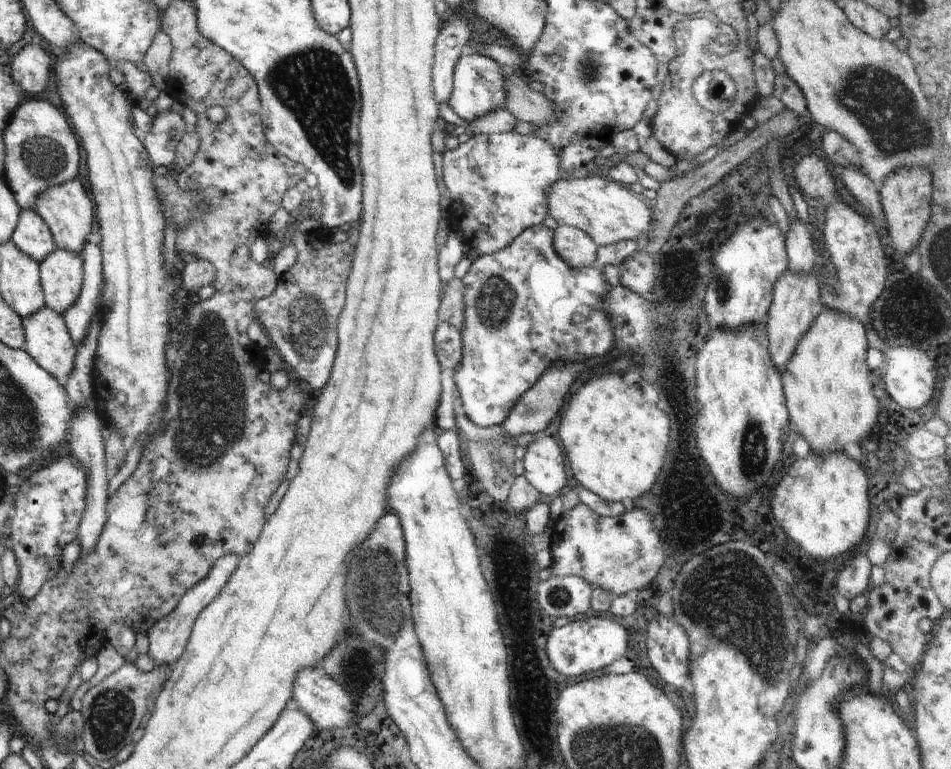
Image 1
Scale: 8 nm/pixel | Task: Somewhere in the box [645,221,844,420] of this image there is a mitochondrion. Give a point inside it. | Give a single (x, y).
(723, 291)

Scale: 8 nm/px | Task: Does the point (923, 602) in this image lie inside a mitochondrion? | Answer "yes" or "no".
no

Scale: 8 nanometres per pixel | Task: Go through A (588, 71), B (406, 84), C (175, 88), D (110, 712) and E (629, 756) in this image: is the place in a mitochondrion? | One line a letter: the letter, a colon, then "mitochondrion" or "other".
A: mitochondrion
B: other
C: other
D: mitochondrion
E: mitochondrion

